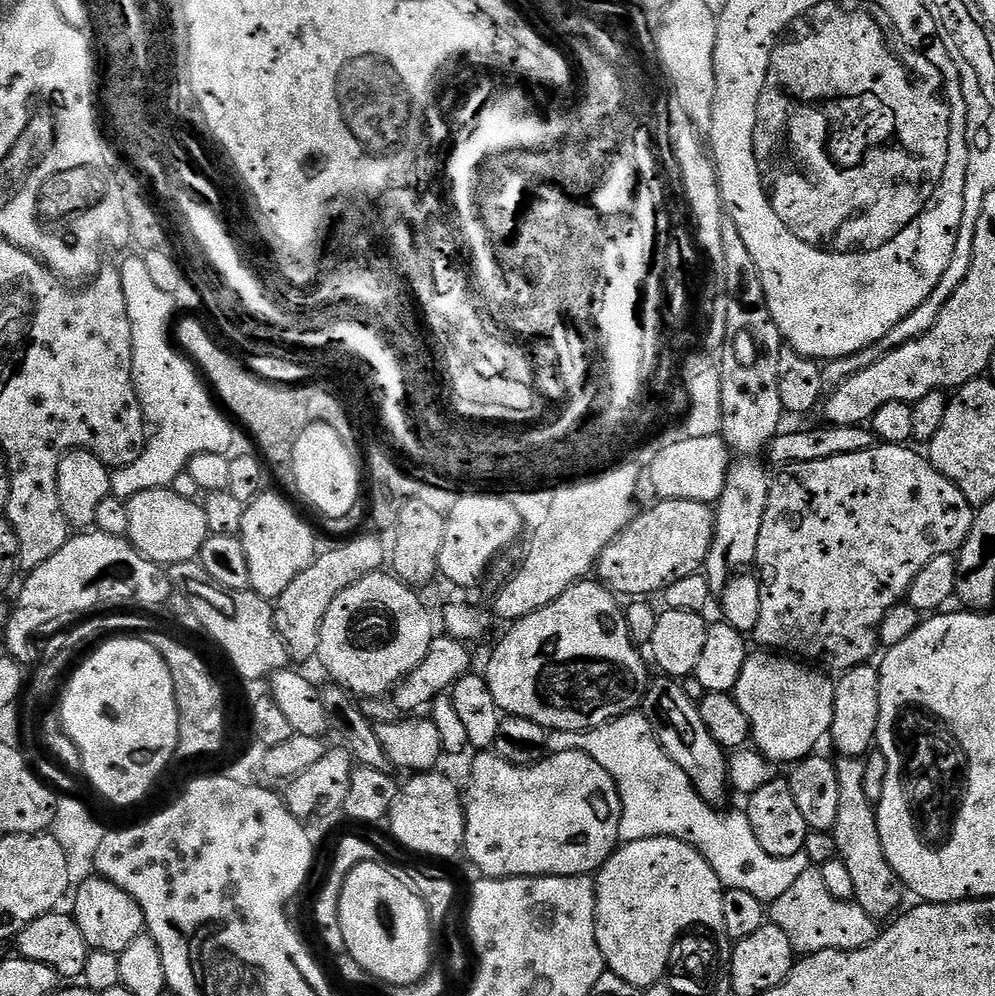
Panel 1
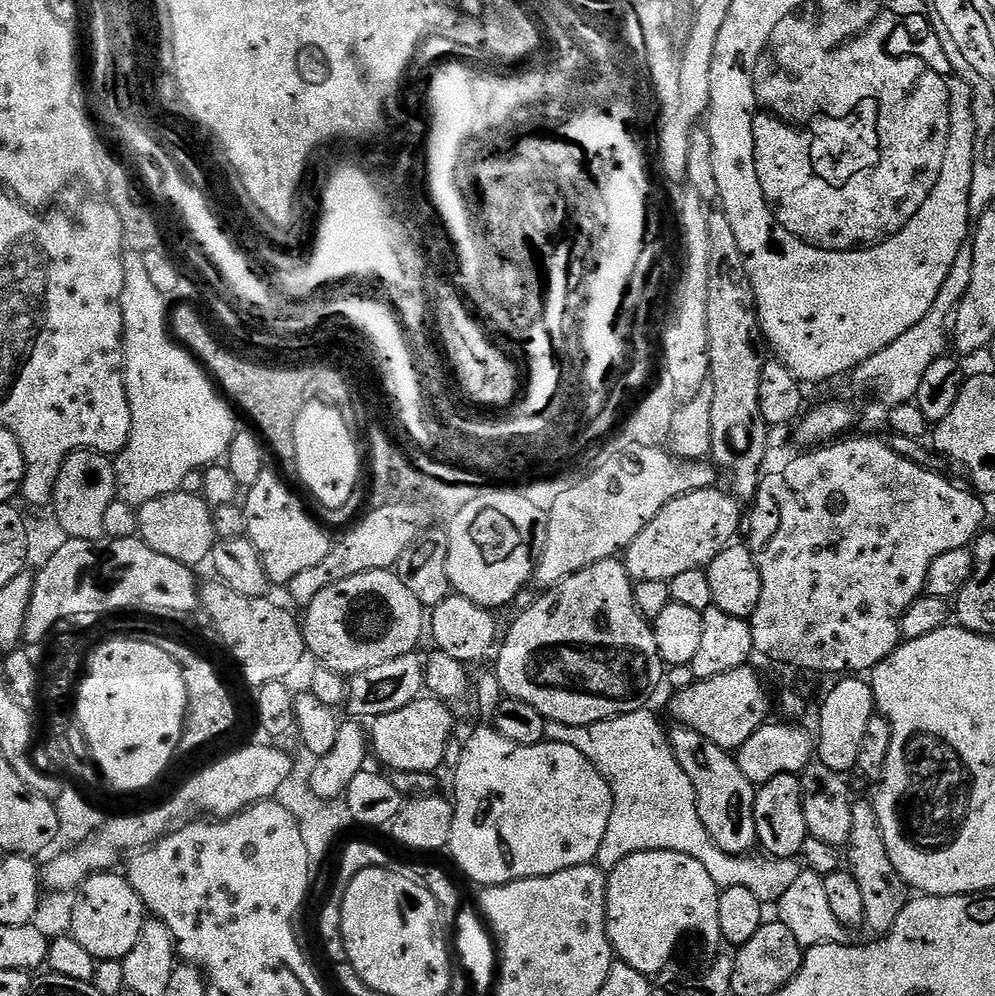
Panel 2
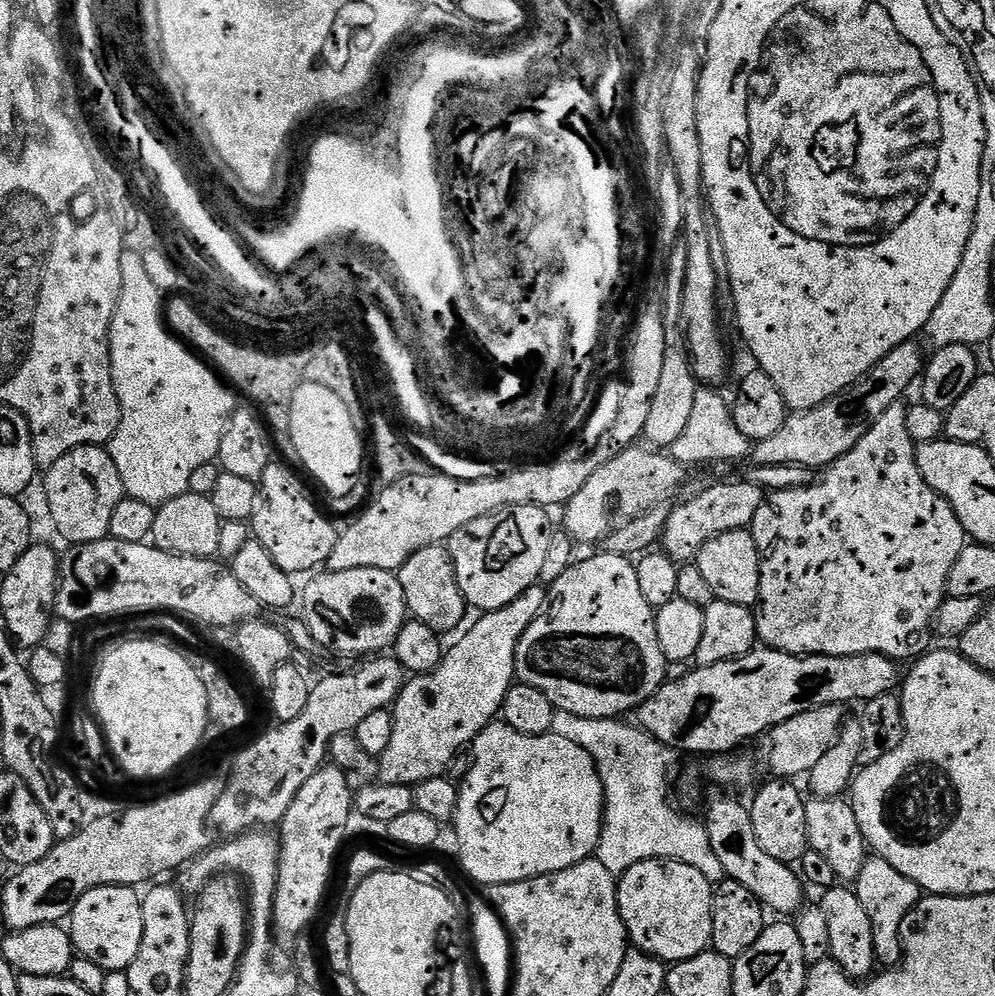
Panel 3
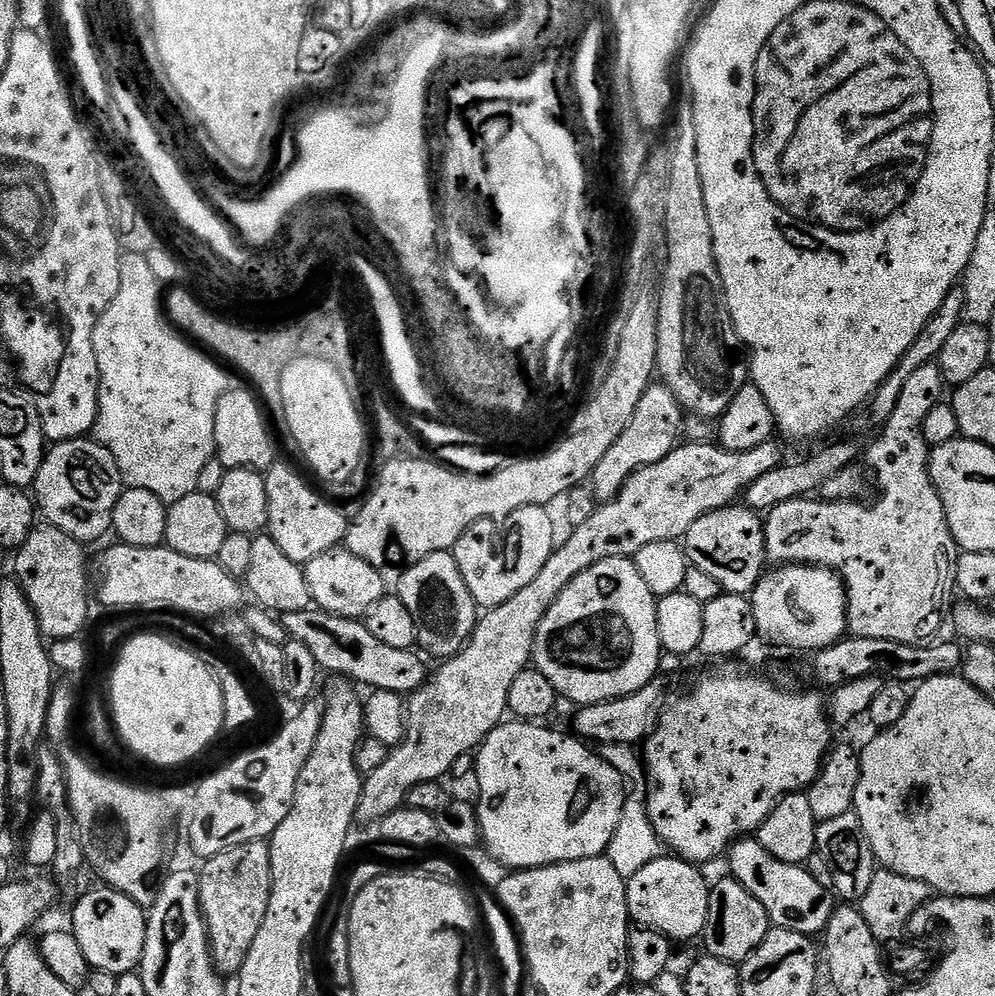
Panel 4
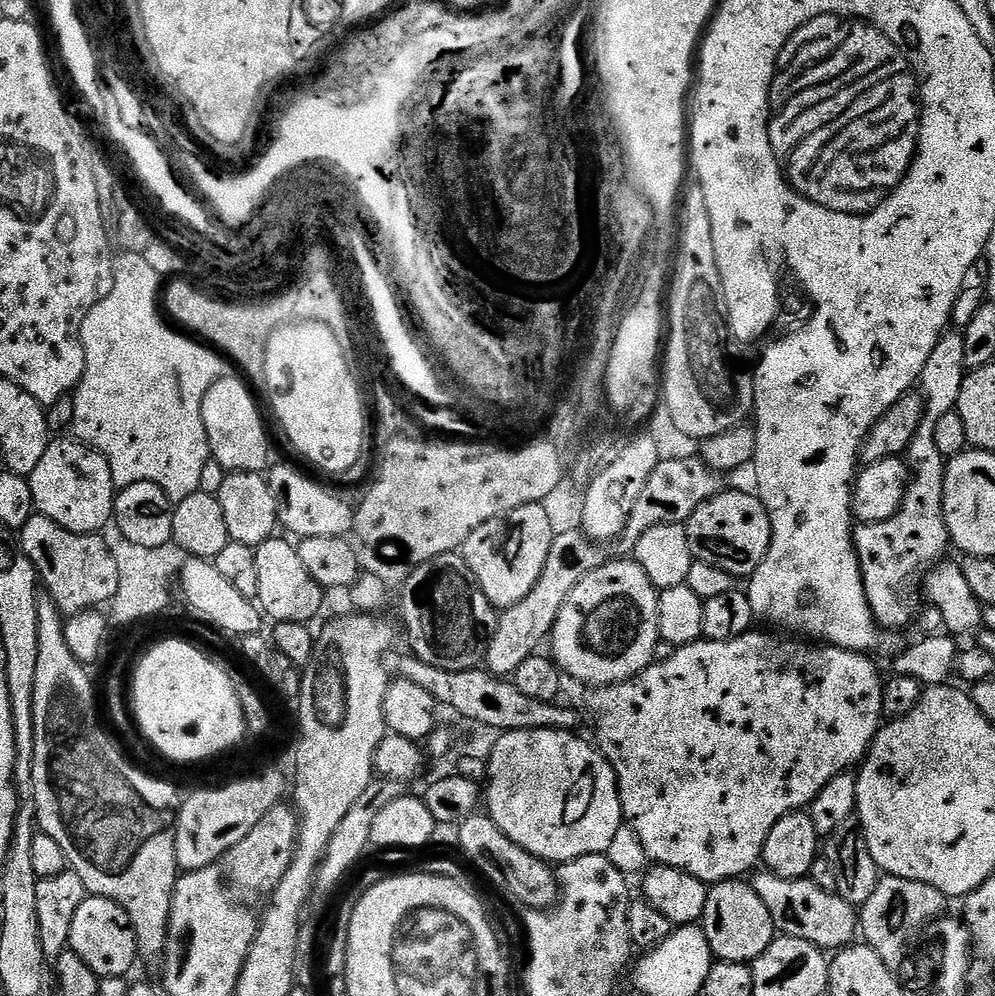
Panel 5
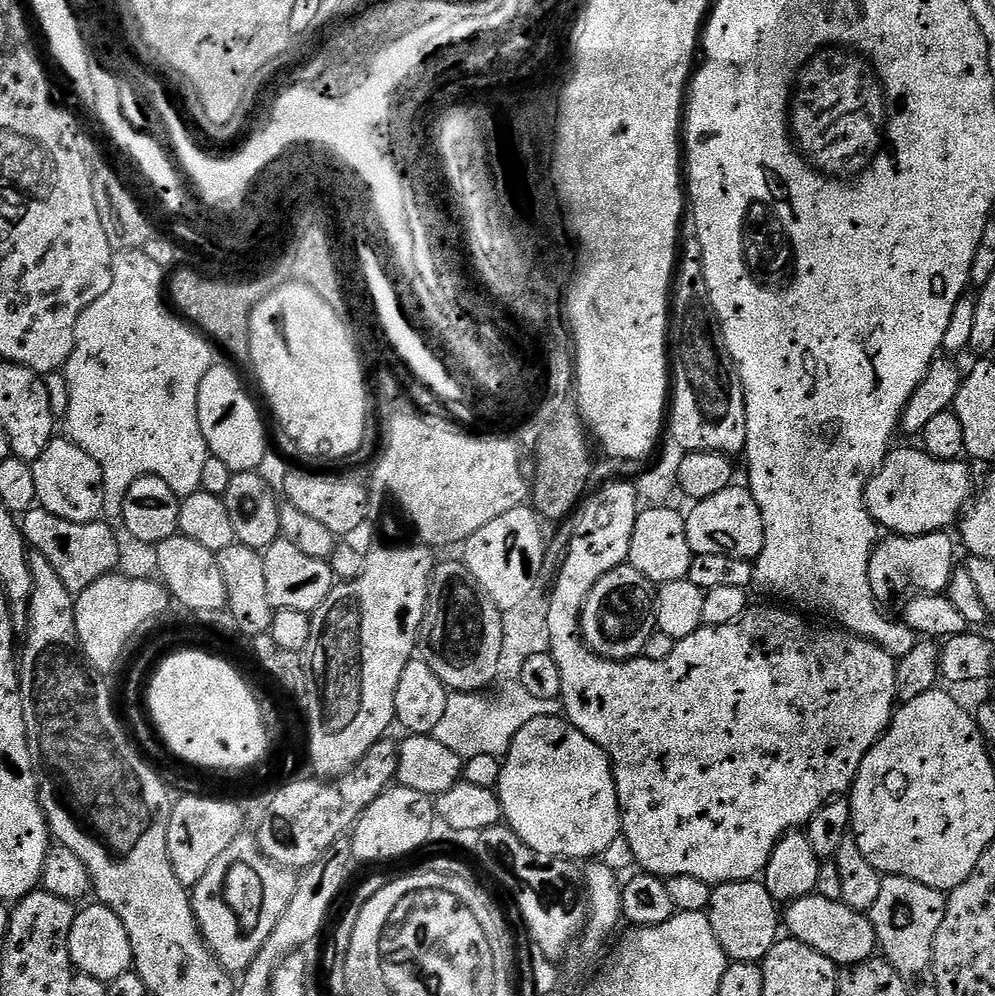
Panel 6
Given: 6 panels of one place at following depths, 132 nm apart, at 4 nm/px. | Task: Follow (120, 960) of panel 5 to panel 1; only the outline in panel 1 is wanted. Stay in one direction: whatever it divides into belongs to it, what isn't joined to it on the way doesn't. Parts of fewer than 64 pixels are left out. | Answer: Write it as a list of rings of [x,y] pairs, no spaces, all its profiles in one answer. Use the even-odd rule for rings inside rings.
[[[93,874],[77,887],[75,902],[74,919],[78,922],[78,930],[82,930],[82,938],[86,938],[89,949],[119,954],[145,931],[144,911],[141,910],[140,903],[126,890],[99,874]]]

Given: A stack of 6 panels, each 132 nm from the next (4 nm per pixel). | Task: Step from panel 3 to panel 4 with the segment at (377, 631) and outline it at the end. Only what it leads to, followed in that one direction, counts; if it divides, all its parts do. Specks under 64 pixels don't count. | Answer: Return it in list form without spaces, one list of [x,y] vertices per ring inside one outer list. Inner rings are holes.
[[[343,546],[326,550],[326,554],[318,554],[318,558],[310,558],[303,570],[310,586],[312,603],[321,612],[360,620],[367,617],[369,610],[386,595],[381,569],[370,566],[370,562],[358,558]]]

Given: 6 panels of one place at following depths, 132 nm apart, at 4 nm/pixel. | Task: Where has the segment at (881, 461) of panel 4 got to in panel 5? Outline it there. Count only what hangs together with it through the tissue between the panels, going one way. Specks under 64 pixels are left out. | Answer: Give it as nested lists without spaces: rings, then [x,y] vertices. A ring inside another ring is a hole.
[[[956,330],[945,331],[934,350],[930,350],[930,358],[926,358],[926,366],[922,366],[918,381],[918,391],[924,398],[924,413],[906,453],[910,479],[904,501],[889,520],[877,524],[861,523],[854,532],[868,605],[876,623],[884,630],[901,630],[911,622],[912,604],[904,597],[908,583],[937,563],[943,557],[940,555],[950,548],[948,527],[944,521],[946,458],[942,450],[938,450],[934,430],[945,414],[955,412],[958,394],[962,394],[962,382],[968,371],[963,335]]]

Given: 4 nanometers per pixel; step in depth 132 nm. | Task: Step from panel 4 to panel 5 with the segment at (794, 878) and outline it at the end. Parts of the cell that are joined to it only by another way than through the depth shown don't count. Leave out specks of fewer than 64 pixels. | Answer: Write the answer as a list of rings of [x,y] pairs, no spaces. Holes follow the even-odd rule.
[[[760,870],[751,877],[750,883],[758,898],[766,902],[766,910],[770,910],[770,918],[774,918],[777,933],[802,938],[821,950],[846,948],[857,939],[858,912],[854,905],[835,892],[827,893],[820,889],[811,878],[787,880]]]

